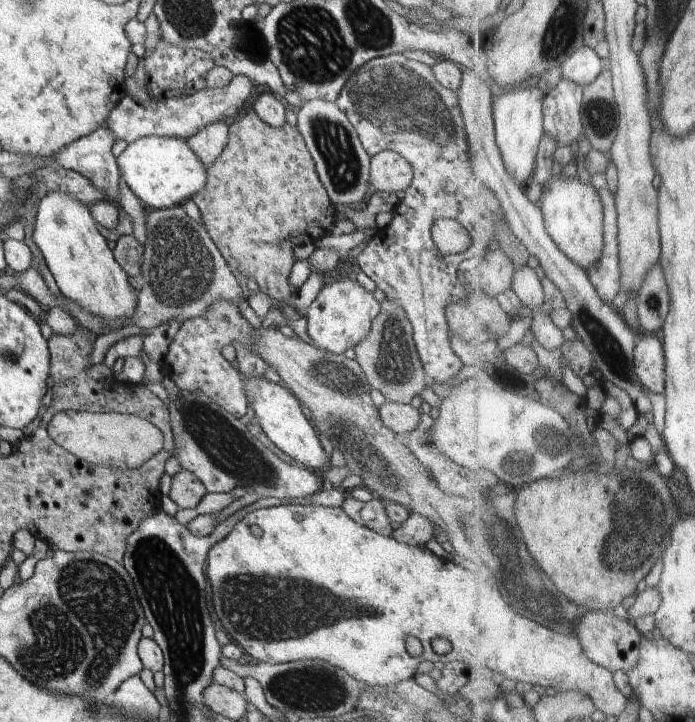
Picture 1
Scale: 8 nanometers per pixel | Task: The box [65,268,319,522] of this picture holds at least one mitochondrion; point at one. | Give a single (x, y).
(228, 449)

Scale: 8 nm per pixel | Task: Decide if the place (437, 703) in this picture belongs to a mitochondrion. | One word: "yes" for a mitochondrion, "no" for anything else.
no

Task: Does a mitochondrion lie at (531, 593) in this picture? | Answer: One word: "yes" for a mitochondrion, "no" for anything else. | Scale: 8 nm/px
yes

